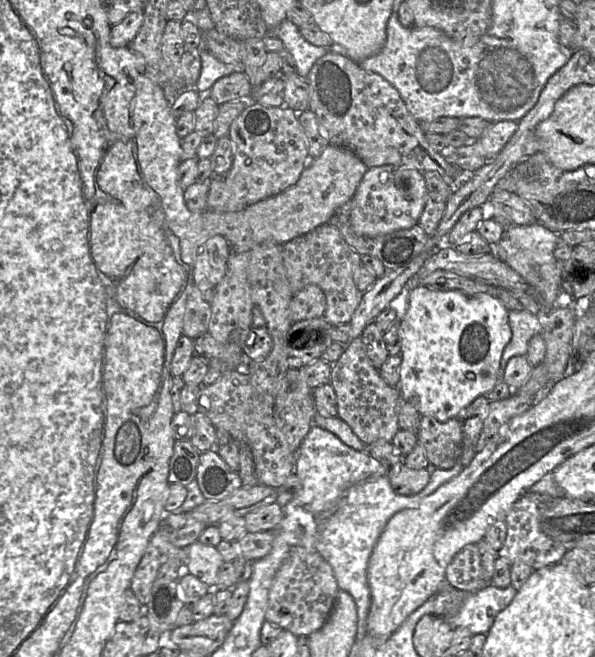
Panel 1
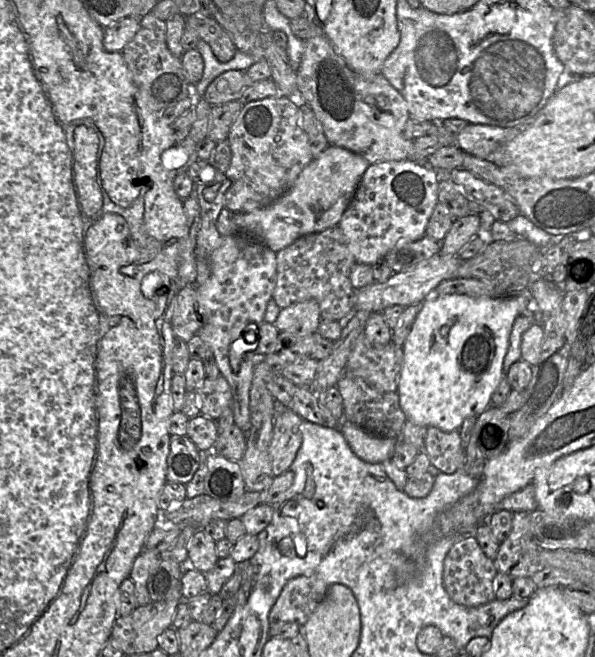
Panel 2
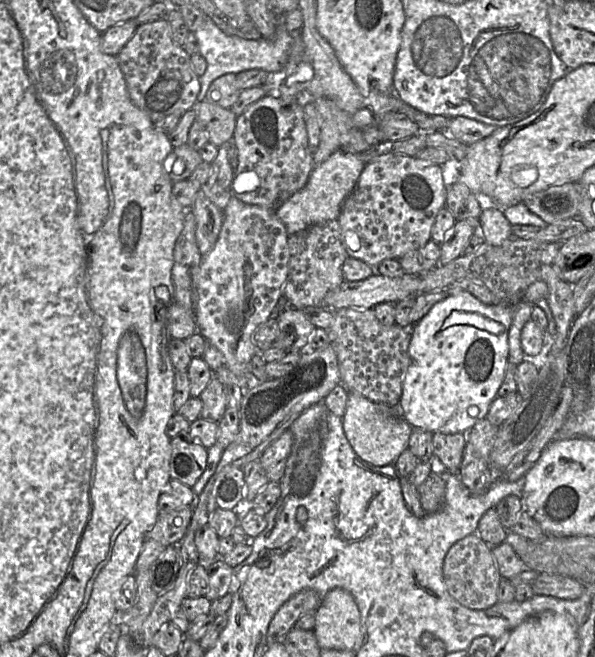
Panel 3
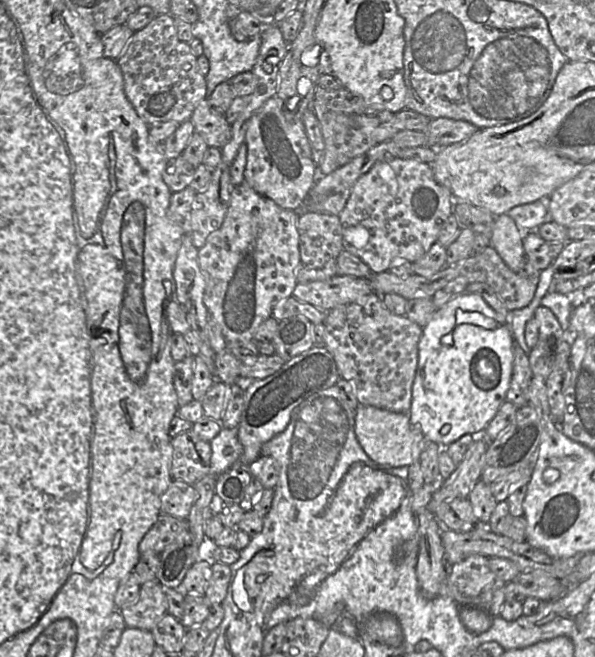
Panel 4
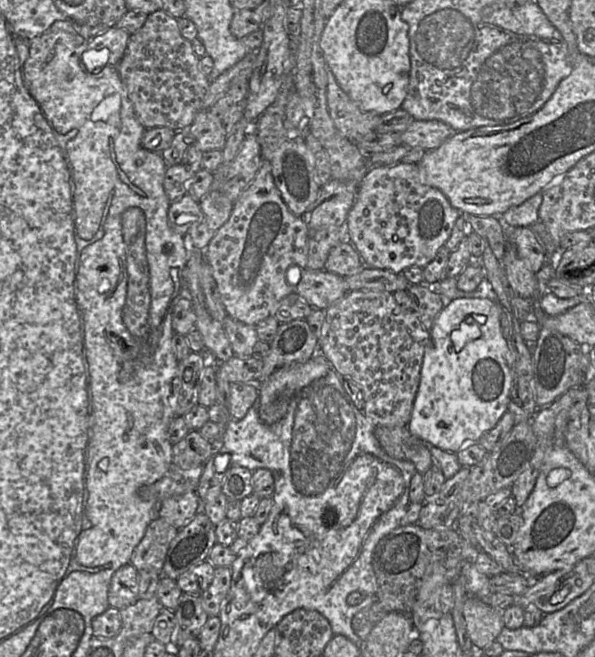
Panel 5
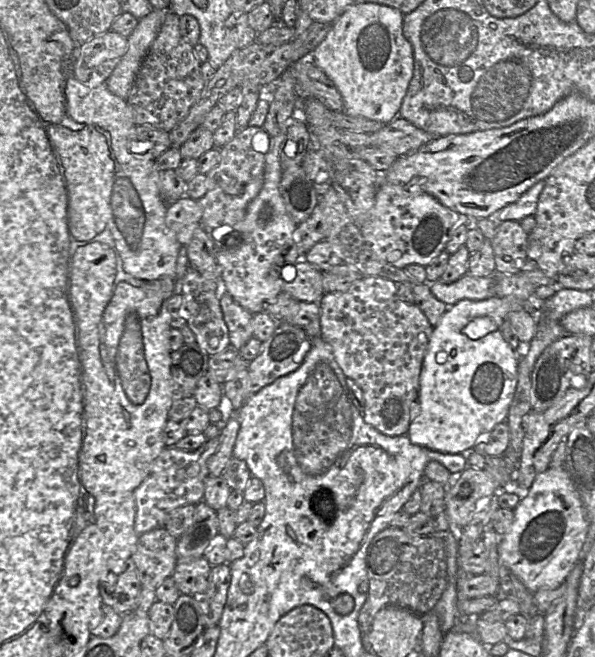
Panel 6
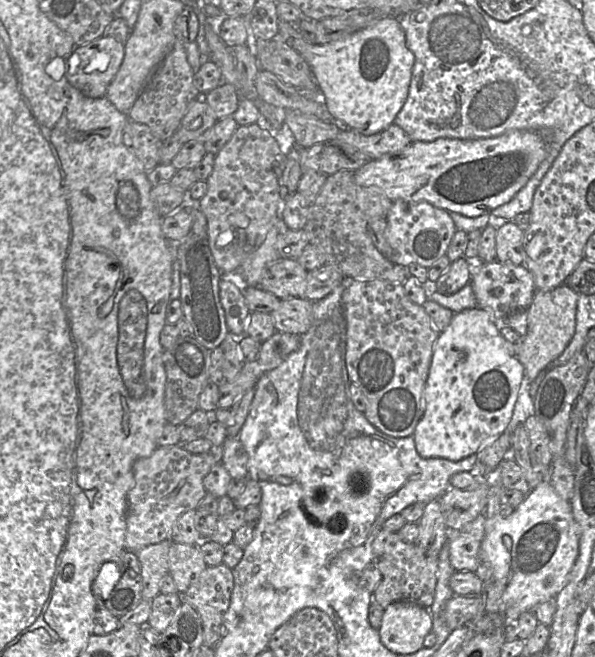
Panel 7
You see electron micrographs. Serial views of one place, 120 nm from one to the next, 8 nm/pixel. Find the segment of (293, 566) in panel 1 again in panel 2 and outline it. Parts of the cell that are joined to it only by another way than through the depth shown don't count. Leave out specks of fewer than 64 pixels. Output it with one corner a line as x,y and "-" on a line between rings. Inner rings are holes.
301,575
290,579
269,612
269,626
278,622
295,622
302,627
325,598
328,587
317,575

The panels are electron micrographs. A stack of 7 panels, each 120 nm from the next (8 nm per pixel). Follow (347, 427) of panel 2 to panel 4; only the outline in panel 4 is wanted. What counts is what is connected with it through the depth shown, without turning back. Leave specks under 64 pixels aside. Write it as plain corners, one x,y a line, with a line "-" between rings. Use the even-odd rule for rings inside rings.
359,405
355,412
354,430
364,452
379,465
409,467
413,463
419,462
424,436
410,423
408,414

